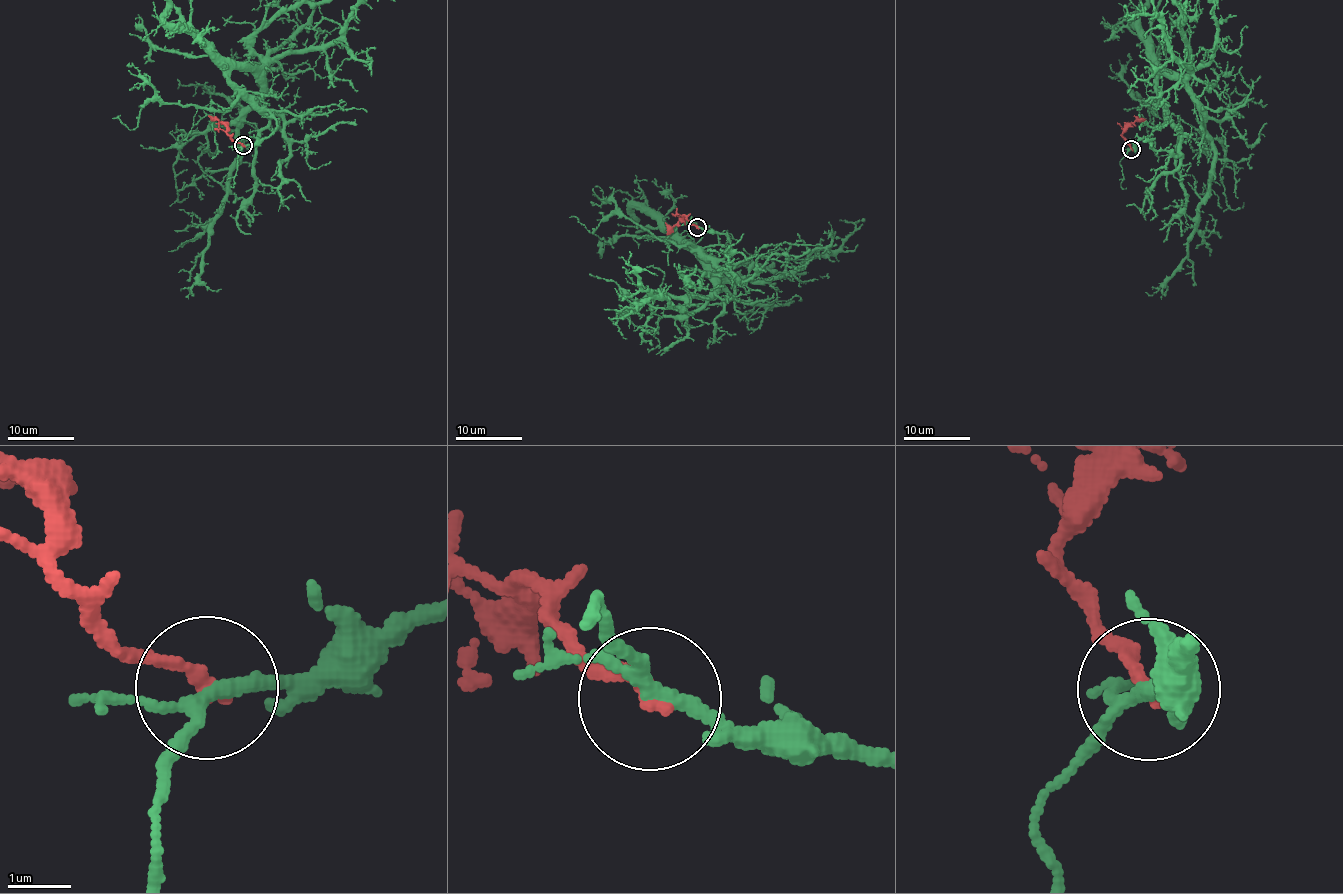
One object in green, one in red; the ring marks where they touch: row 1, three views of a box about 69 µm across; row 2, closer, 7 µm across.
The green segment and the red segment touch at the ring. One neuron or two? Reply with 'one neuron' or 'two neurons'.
two neurons

